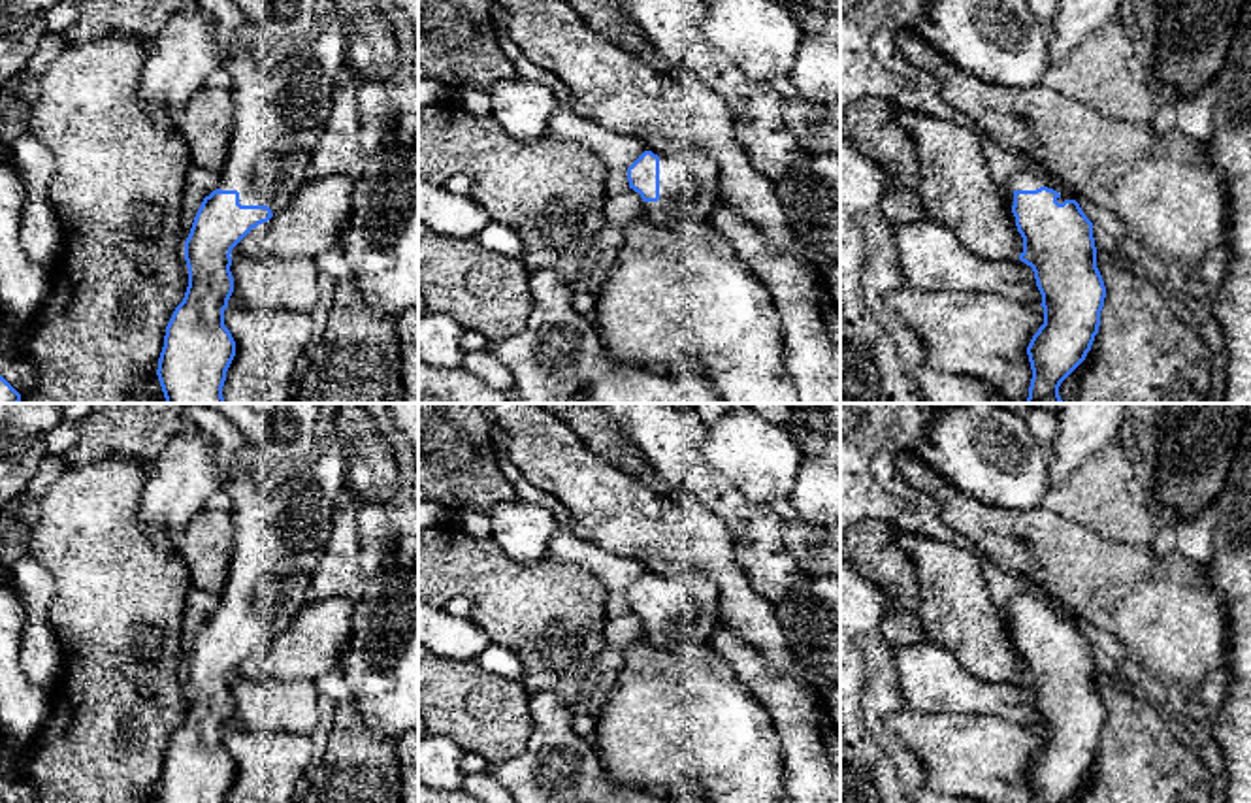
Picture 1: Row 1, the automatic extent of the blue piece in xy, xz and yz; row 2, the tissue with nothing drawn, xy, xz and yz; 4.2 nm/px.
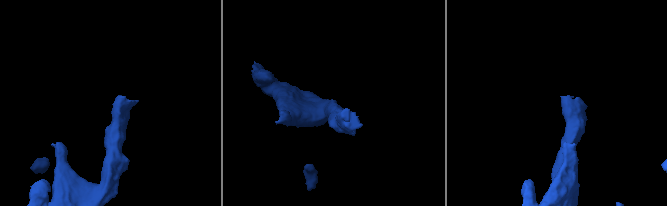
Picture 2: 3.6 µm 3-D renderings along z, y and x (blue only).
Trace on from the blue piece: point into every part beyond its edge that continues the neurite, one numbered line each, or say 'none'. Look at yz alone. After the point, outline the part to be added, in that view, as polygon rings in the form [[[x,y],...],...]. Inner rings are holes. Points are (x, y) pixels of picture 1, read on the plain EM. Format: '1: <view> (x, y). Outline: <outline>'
1: yz (1033, 598). Outline: [[[1023,581],[1023,590],[1015,596],[1014,603],[1012,603],[1012,611],[1014,613],[1036,613],[1040,609],[1048,609],[1053,611],[1053,607],[1049,605],[1049,594],[1031,582],[1031,581]]]

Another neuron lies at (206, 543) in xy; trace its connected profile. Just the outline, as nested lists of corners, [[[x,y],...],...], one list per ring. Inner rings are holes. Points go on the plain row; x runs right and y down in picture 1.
[[[203,509],[173,535],[190,584],[213,594],[222,594],[234,550],[236,526],[228,511]]]

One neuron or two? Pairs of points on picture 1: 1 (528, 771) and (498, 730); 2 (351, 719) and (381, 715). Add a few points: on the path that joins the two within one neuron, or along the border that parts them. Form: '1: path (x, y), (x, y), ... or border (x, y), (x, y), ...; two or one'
1: border (536, 719), (528, 745), (496, 764); two
2: border (351, 700), (362, 724), (373, 736), (394, 743); two

